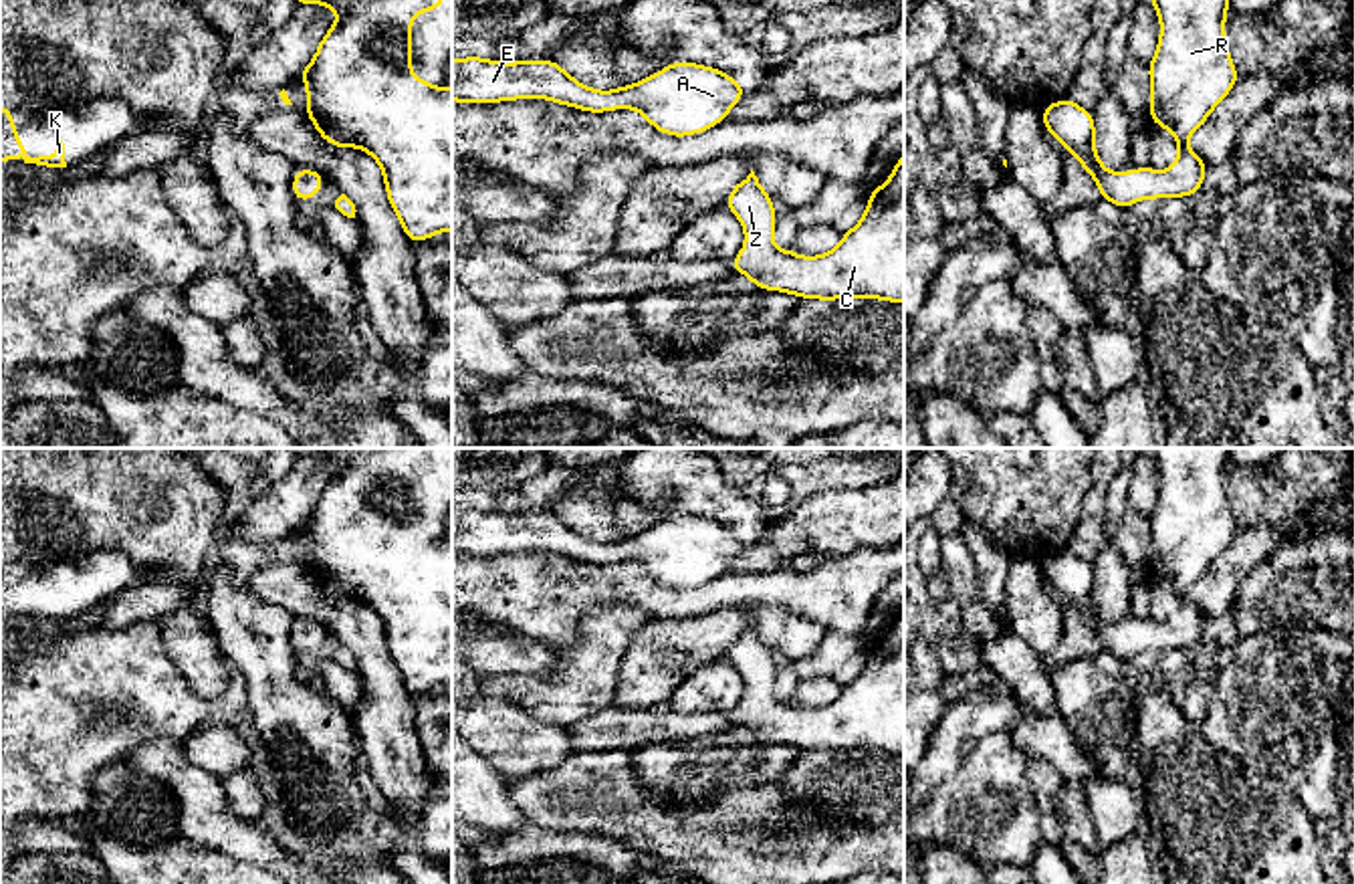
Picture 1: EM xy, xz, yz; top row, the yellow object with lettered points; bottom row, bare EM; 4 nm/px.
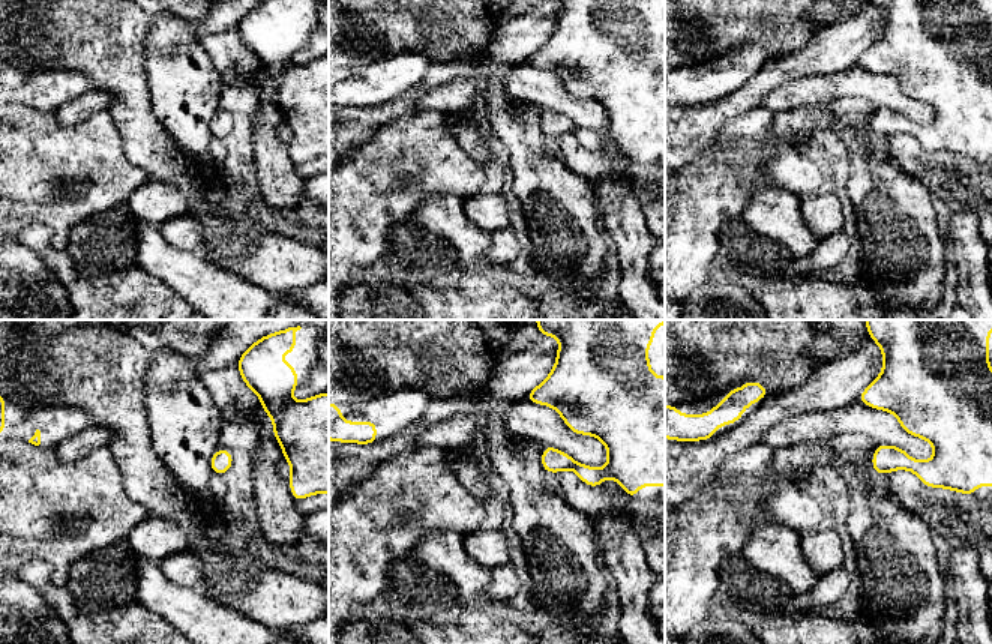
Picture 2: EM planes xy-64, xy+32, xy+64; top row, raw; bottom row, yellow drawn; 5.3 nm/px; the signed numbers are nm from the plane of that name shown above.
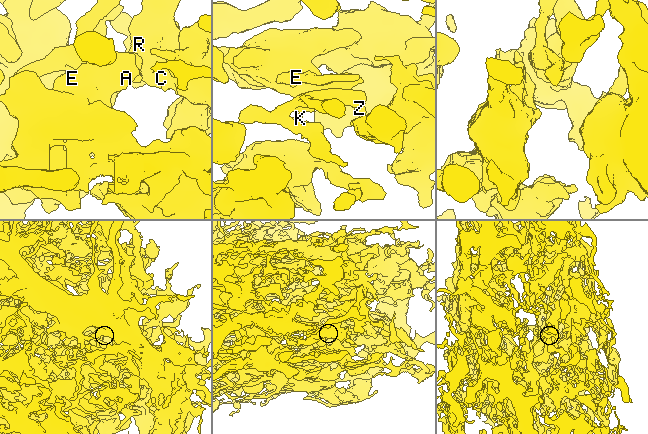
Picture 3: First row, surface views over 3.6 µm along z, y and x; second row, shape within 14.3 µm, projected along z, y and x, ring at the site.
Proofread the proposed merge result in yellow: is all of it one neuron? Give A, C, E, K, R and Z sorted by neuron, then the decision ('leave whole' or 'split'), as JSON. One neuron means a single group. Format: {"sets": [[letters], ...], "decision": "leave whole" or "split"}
{"sets": [["A", "C", "E", "K", "R", "Z"]], "decision": "leave whole"}

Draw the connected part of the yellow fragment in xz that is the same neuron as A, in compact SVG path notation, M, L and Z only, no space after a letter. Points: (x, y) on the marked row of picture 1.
M452 59L452 101L500 103L547 99L589 113L636 109L664 135L704 133L726 119L747 89L730 75L698 63L670 63L666 69L613 91L597 91L573 79L553 59L488 61Z

